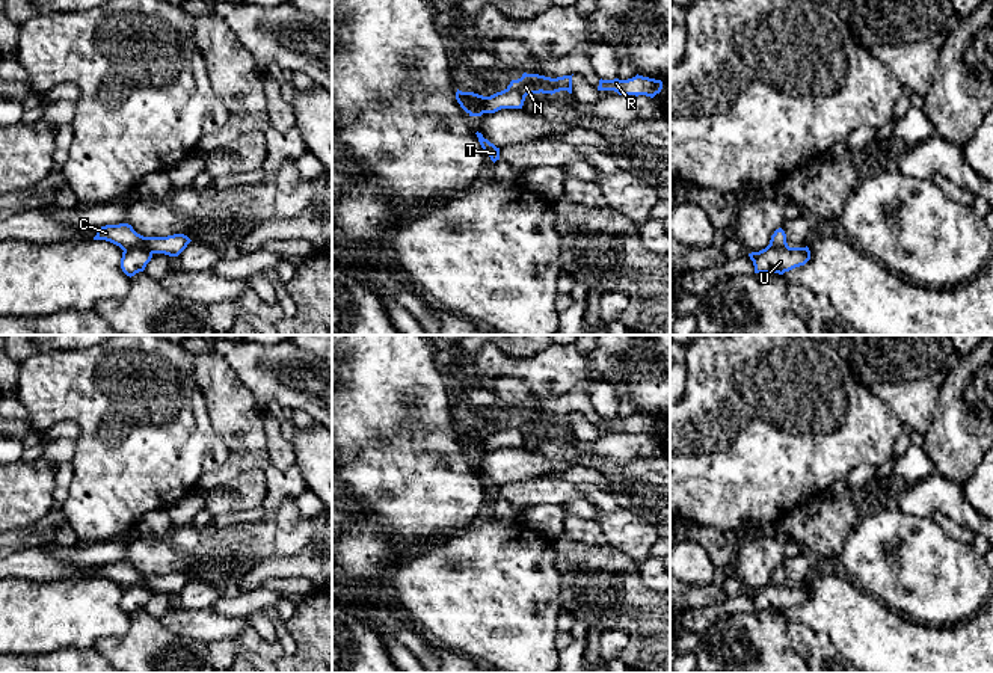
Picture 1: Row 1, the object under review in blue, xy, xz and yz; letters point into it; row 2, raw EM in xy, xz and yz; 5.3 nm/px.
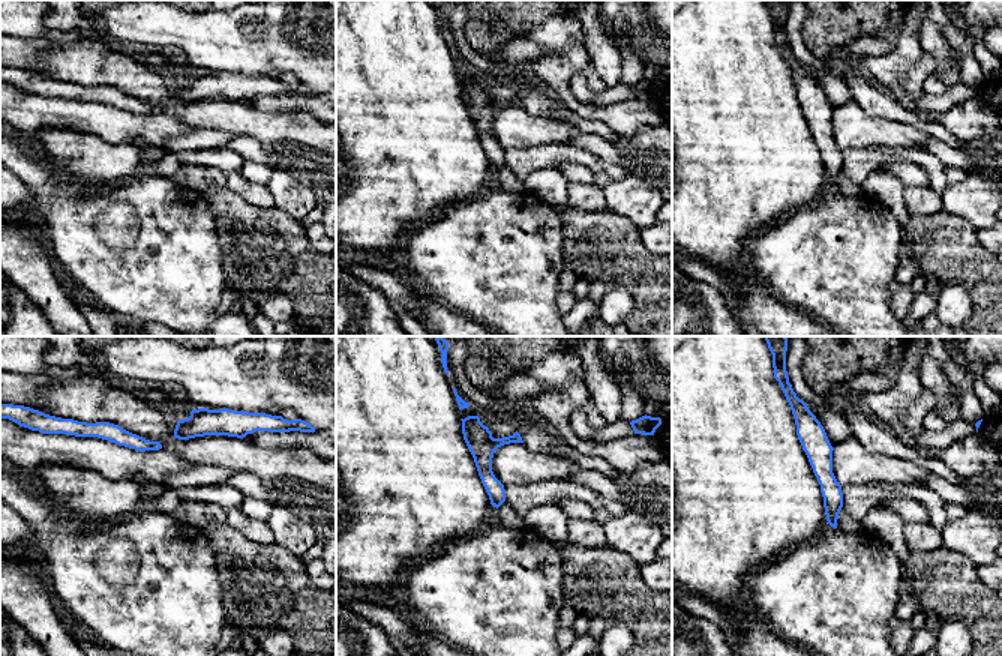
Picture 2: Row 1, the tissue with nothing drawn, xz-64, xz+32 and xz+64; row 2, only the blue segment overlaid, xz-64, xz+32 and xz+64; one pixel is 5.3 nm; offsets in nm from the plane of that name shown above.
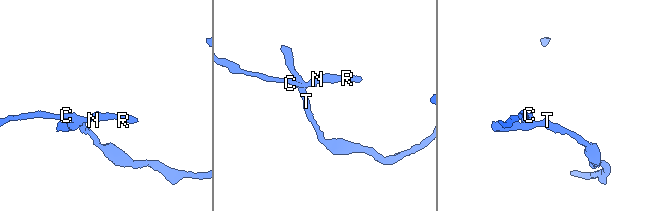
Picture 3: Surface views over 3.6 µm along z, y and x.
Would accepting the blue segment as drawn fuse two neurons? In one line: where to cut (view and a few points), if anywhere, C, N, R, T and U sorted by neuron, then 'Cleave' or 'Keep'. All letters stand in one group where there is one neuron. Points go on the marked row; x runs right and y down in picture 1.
Split along xy (124, 249), (145, 246), (153, 252). Groups: C N R / T U. Cleave

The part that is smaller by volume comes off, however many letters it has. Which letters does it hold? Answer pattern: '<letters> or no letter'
C, N, R

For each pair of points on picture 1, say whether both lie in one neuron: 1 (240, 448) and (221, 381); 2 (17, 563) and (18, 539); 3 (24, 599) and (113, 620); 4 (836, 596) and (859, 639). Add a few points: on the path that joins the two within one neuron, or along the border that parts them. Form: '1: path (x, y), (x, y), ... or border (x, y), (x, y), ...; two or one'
1: path (240, 432), (227, 397); one
2: border (36, 545), (15, 553); two
3: path (47, 613), (91, 613); one
4: path (839, 607), (859, 628); one

